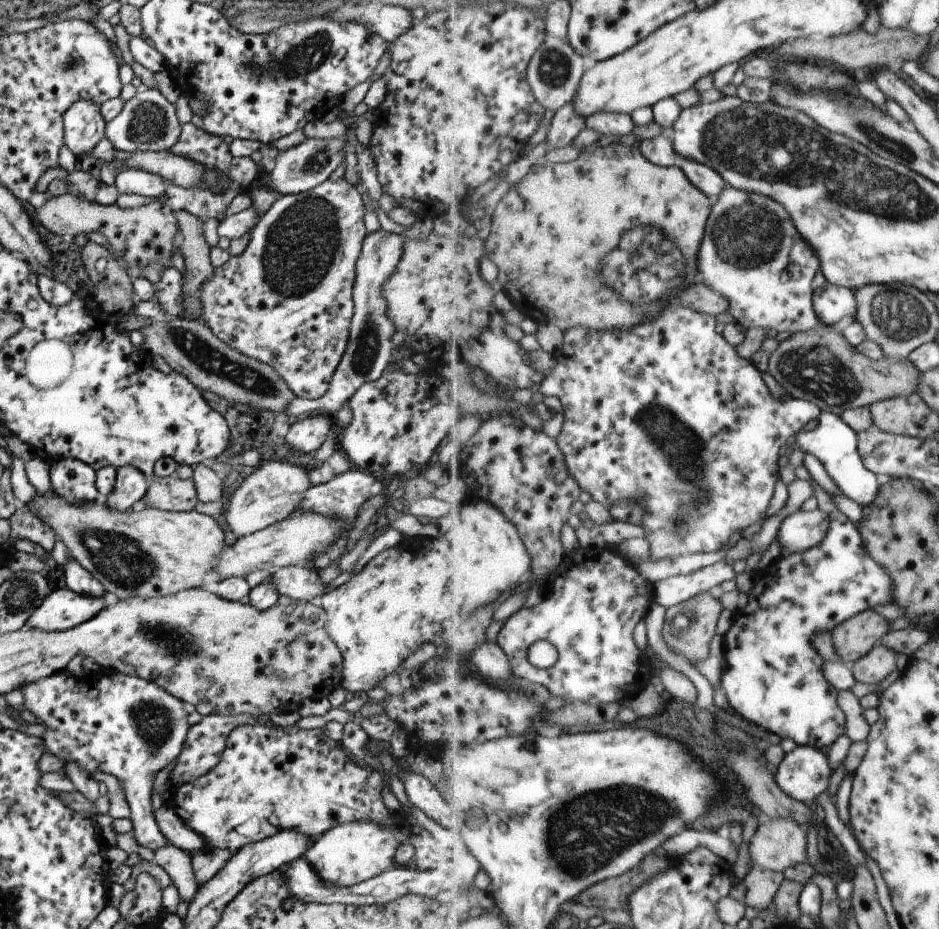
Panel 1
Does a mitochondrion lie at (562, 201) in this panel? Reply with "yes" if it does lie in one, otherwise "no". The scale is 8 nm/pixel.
no

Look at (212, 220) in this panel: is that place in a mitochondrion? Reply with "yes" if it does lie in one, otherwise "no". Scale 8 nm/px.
no

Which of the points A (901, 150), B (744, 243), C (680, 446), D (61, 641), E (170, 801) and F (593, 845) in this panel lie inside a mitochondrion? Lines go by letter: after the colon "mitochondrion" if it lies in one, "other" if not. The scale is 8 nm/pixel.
A: mitochondrion
B: mitochondrion
C: mitochondrion
D: other
E: other
F: mitochondrion

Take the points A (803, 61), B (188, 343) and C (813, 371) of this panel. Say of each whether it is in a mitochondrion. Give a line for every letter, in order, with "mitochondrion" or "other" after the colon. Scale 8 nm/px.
A: other
B: mitochondrion
C: mitochondrion

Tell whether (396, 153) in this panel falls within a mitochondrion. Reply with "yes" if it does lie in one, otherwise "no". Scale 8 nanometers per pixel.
no

